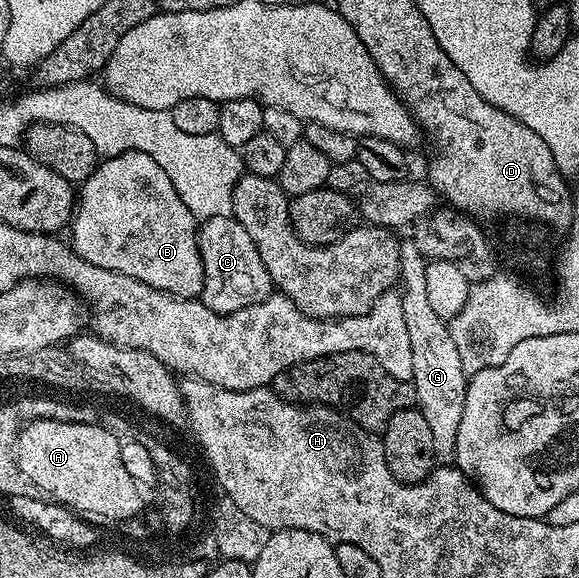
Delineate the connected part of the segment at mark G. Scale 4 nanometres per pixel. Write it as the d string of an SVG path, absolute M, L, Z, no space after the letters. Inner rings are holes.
M412 241L401 243L399 273L403 321L407 325L407 341L411 341L411 382L417 394L416 410L423 413L423 418L431 429L431 441L435 441L438 460L449 461L453 459L455 437L459 433L459 421L463 415L467 372L463 369L463 360L459 358L459 349L455 349L455 341L451 341L449 323L434 313L428 301L427 260Z

